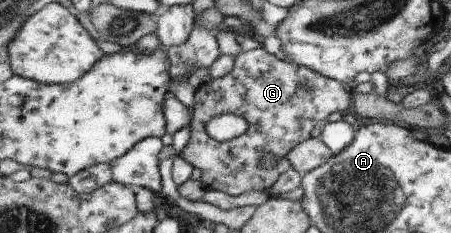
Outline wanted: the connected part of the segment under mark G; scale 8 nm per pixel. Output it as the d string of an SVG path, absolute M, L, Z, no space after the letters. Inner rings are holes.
M251 45L246 52L235 58L233 70L221 78L214 78L209 83L202 84L194 94L193 120L191 121L191 135L188 143L180 153L180 157L188 162L192 168L201 171L200 181L206 189L223 191L227 194L242 195L248 191L267 190L280 179L284 171L291 167L289 155L298 144L310 140L314 127L320 121L326 121L336 111L342 115L352 108L352 92L349 86L316 72L312 68L283 60L269 54L265 49ZM222 114L234 114L248 121L249 128L245 134L234 139L219 142L207 132L206 126L211 119ZM266 155L275 158L275 164L269 168L262 167Z

